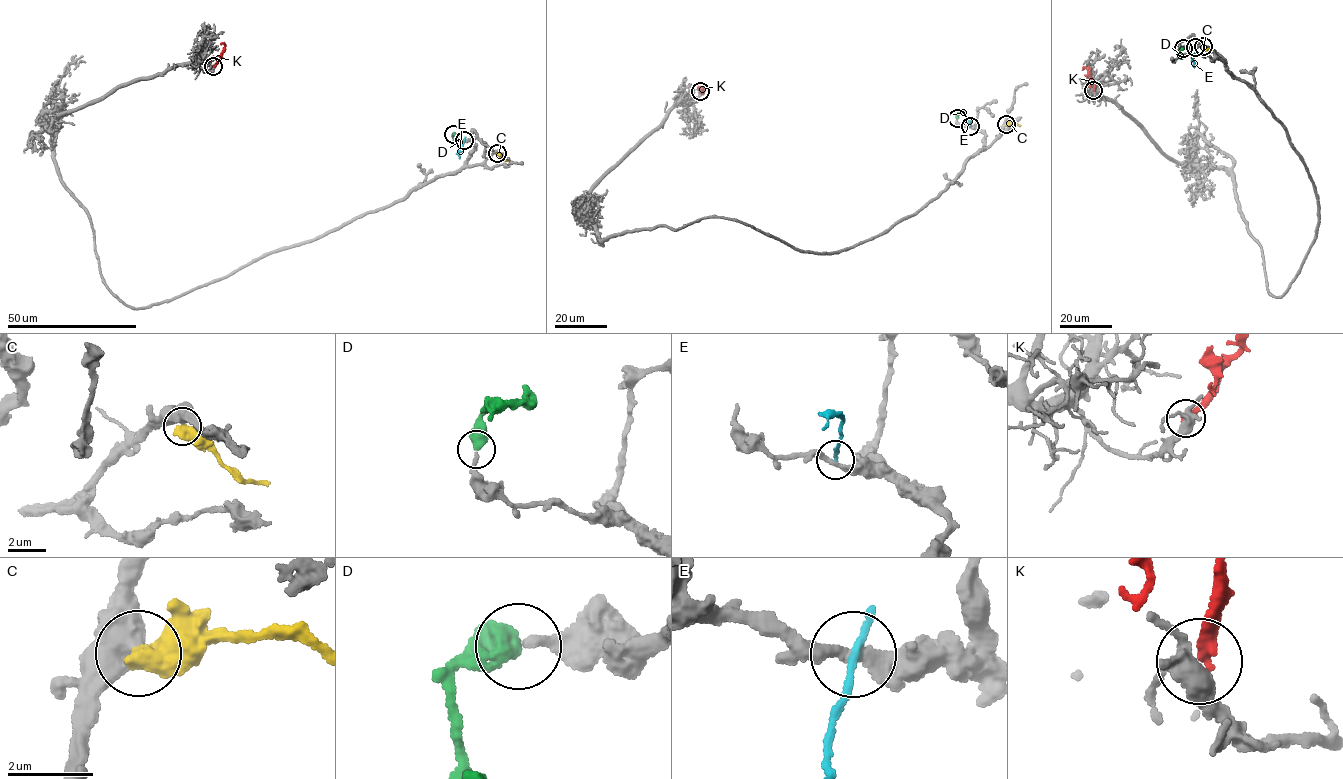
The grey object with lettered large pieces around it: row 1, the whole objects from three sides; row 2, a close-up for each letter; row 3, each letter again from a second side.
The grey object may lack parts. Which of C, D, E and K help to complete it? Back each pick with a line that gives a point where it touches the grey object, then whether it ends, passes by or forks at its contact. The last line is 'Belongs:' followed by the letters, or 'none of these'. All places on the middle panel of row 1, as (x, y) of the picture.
D: Touches grey at (957, 118). It ends there
Belongs: D

